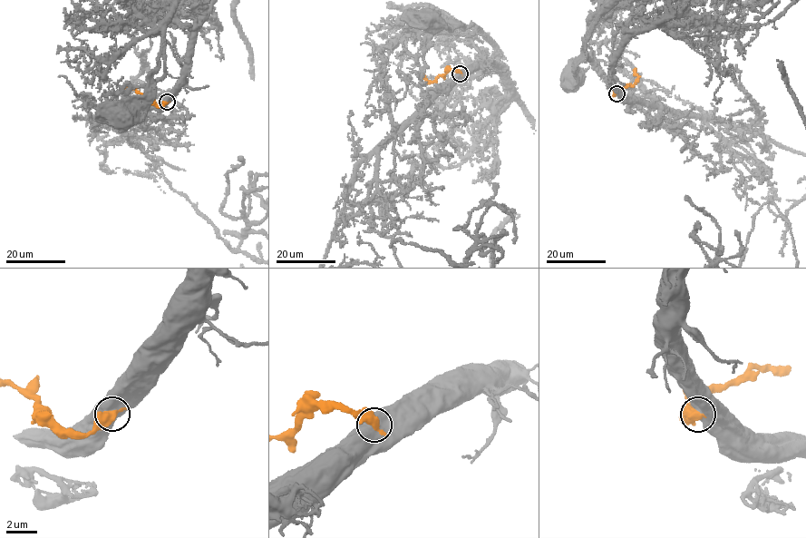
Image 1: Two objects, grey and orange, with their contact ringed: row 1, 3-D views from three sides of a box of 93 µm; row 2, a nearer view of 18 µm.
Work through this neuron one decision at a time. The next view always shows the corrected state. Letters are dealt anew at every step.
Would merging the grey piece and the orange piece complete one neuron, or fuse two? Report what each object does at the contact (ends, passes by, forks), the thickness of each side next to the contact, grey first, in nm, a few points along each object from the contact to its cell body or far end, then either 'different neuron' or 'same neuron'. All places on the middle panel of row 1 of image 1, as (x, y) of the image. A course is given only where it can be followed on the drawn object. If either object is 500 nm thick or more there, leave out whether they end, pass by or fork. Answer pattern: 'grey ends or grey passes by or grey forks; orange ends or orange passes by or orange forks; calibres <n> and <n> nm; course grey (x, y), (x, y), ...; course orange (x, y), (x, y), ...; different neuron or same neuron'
calibres 750 and 650 nm; course grey (460, 73), (485, 60), (467, 34), (478, 28), (470, 24), (464, 28), (453, 20), (441, 24), (431, 20); different neuron

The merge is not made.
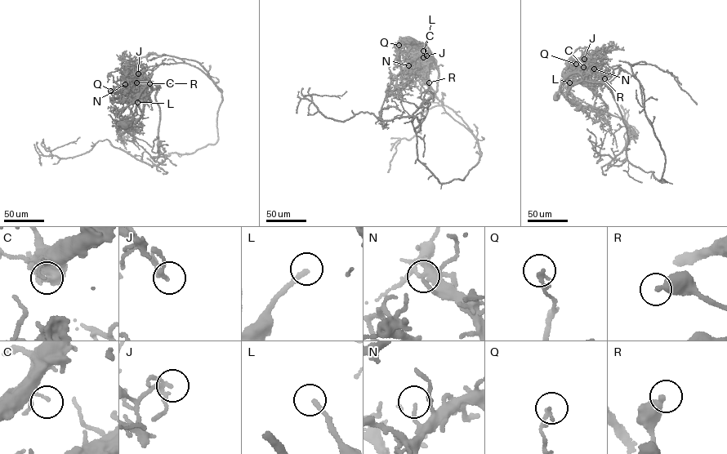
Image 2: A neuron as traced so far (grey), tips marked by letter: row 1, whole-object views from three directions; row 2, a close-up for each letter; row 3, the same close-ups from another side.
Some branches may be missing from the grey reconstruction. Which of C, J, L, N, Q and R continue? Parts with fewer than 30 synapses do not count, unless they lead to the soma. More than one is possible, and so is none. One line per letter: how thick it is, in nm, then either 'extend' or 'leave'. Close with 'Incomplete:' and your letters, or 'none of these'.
C: 130 nm thick; leave
J: 140 nm thick; leave
L: 200 nm thick; leave
N: 100 nm thick; leave
Q: 200 nm thick; leave
R: 440 nm thick; leave
Incomplete: none of these

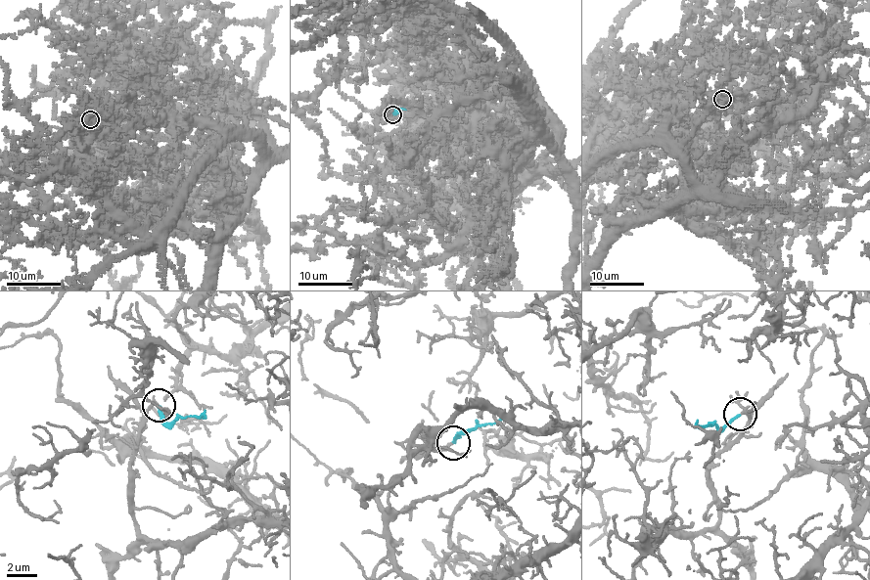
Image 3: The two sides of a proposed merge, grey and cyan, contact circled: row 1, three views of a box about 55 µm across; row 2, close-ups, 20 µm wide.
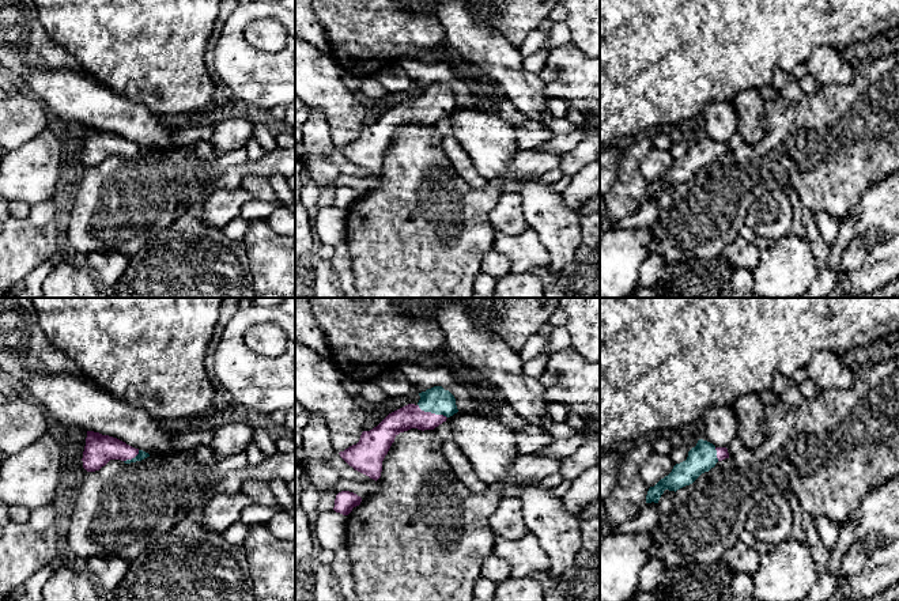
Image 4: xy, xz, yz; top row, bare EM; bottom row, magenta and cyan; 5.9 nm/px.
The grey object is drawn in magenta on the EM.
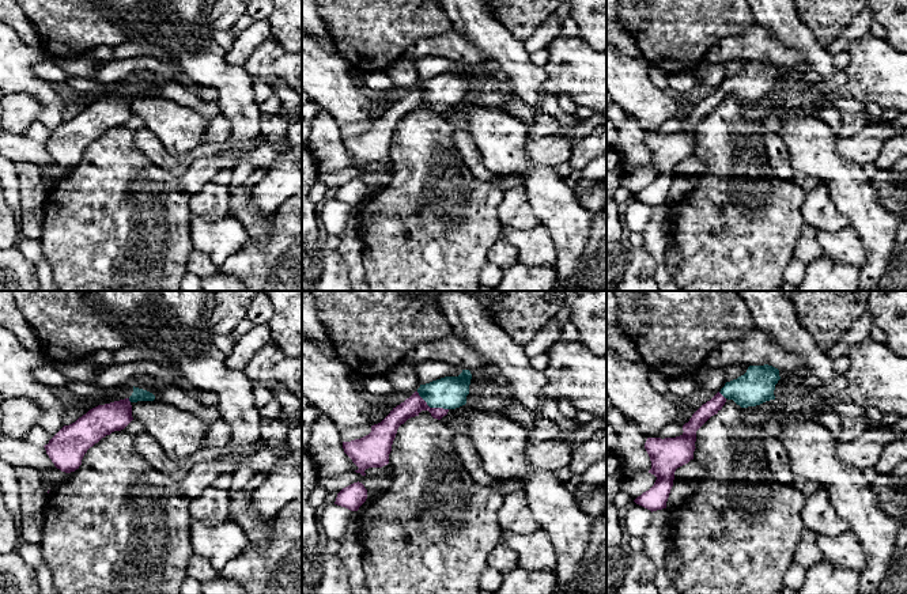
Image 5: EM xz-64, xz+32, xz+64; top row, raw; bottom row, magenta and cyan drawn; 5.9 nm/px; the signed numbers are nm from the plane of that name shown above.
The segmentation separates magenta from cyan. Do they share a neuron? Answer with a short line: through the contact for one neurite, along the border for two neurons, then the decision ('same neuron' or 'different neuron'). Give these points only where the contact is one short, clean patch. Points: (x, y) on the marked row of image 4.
line xz (411, 416), (425, 416), (430, 412), (437, 400); same neuron

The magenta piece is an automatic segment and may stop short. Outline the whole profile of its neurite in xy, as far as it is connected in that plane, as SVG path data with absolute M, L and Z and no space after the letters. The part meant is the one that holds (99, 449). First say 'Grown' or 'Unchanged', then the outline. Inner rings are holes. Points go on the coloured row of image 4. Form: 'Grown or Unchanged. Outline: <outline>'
Grown. Outline: M87 431L82 461L87 472L95 472L110 460L121 460L125 464L131 464L147 457L150 457L148 453L135 449L117 438Z

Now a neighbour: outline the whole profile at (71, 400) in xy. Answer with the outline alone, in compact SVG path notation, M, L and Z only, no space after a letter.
M38 374L16 381L31 394L33 401L39 404L50 419L67 426L80 427L86 431L99 432L117 438L126 445L148 453L162 462L163 466L190 461L190 451L178 451L171 445L171 434L151 417L144 409L122 402L83 377L69 374Z

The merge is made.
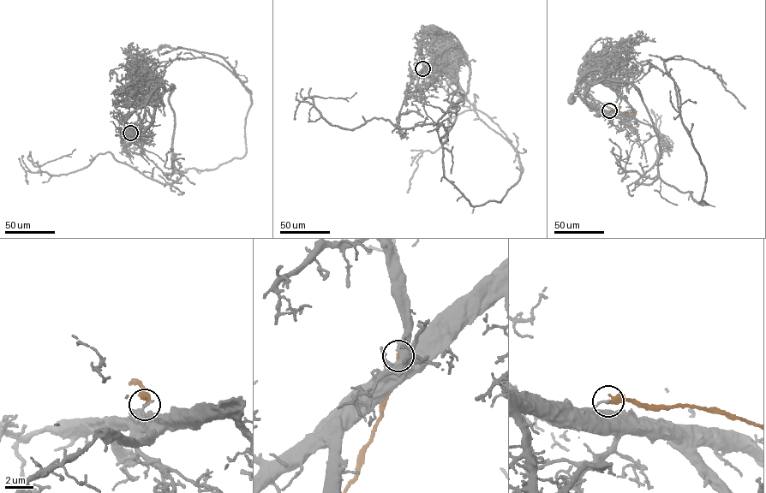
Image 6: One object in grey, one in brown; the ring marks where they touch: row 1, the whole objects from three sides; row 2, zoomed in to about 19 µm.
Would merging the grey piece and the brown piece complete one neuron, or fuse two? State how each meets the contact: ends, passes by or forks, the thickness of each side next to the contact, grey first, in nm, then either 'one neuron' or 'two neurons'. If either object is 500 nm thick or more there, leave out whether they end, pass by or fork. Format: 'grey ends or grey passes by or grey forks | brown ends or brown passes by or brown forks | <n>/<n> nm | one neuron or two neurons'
grey ends | brown ends | 150/360 nm | two neurons

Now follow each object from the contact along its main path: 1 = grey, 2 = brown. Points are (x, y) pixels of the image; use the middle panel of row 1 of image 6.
1: (422, 68), (434, 56), (433, 47), (435, 37), (451, 32), (436, 31)
2: (422, 68), (415, 87), (422, 94)

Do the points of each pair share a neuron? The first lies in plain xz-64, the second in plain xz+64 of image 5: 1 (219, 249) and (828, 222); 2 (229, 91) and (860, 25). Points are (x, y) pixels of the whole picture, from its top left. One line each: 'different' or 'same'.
1: different
2: different

